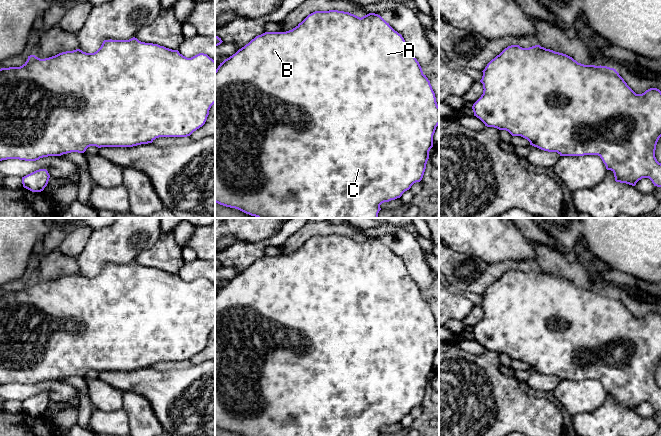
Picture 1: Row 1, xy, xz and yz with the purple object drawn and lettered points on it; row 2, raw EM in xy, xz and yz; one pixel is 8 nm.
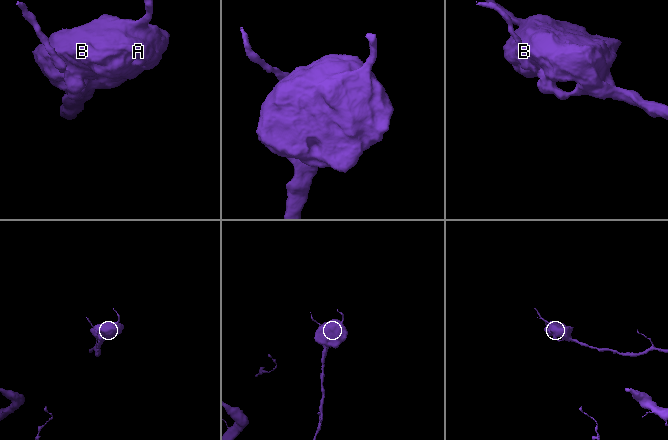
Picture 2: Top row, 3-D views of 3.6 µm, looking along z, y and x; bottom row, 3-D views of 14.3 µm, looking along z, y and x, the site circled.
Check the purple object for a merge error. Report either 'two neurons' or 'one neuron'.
one neuron

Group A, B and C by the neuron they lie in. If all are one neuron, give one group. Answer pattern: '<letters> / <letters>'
A B C

